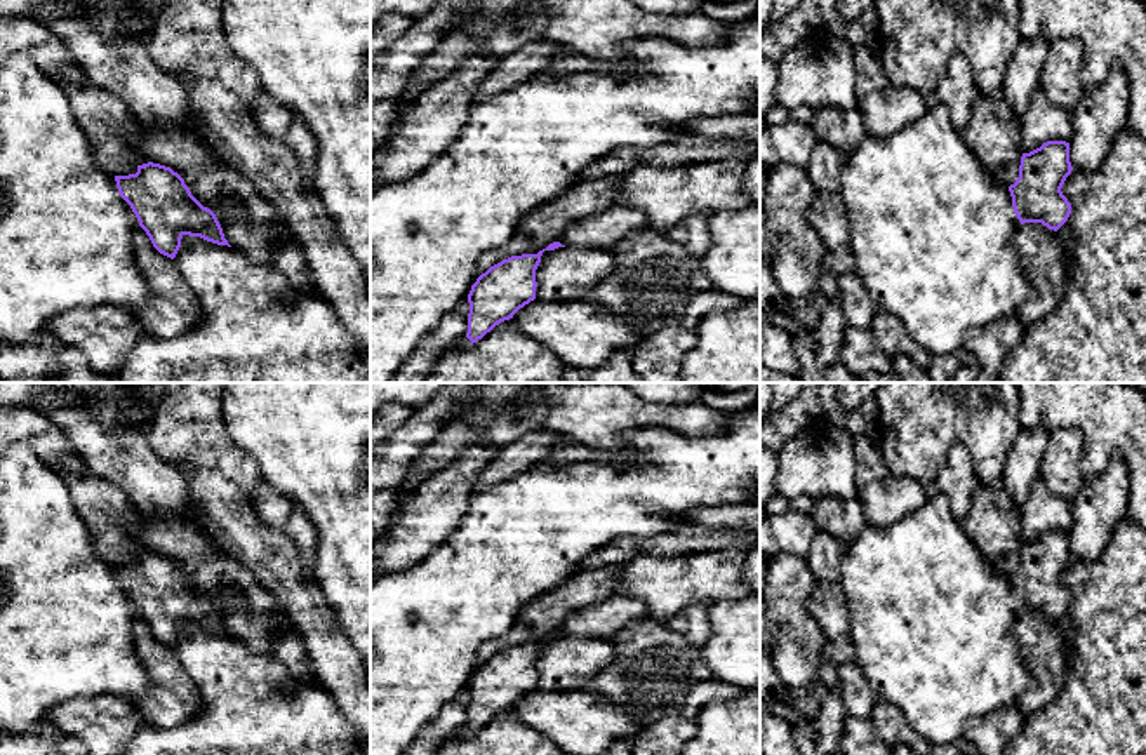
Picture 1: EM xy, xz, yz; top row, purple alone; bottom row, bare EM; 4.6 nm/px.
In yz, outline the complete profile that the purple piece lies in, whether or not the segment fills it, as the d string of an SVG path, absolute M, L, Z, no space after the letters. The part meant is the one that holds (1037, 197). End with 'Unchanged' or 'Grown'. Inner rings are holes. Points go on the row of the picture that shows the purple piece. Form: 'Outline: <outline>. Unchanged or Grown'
Outline: M1047 141L1040 148L1023 153L1019 177L1009 186L1021 224L1042 223L1057 231L1068 221L1071 204L1061 188L1071 170L1069 143L1066 141Z. Unchanged

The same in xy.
Outline: M148 162L137 165L136 174L115 176L115 181L160 254L174 259L184 235L231 247L216 214L191 195L170 167Z. Unchanged

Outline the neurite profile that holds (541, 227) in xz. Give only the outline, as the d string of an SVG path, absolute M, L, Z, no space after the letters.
M607 174L596 179L583 179L560 197L530 210L520 219L513 238L504 247L480 256L476 278L503 259L537 254L550 244L558 242L574 219L591 217L617 205L619 186L621 176Z

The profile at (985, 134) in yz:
M1000 90L991 97L983 94L977 97L970 120L960 134L981 165L986 167L993 176L993 179L1000 184L1010 186L1019 177L1019 165L1023 157L1019 132L1021 122L1012 117Z

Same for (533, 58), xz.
M532 40L499 61L497 68L480 84L475 101L506 92L522 85L529 77L543 71L558 52L558 43Z

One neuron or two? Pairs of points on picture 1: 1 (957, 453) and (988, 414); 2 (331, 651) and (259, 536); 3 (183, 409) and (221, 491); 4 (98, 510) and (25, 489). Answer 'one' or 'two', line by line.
1: two
2: one
3: two
4: two

